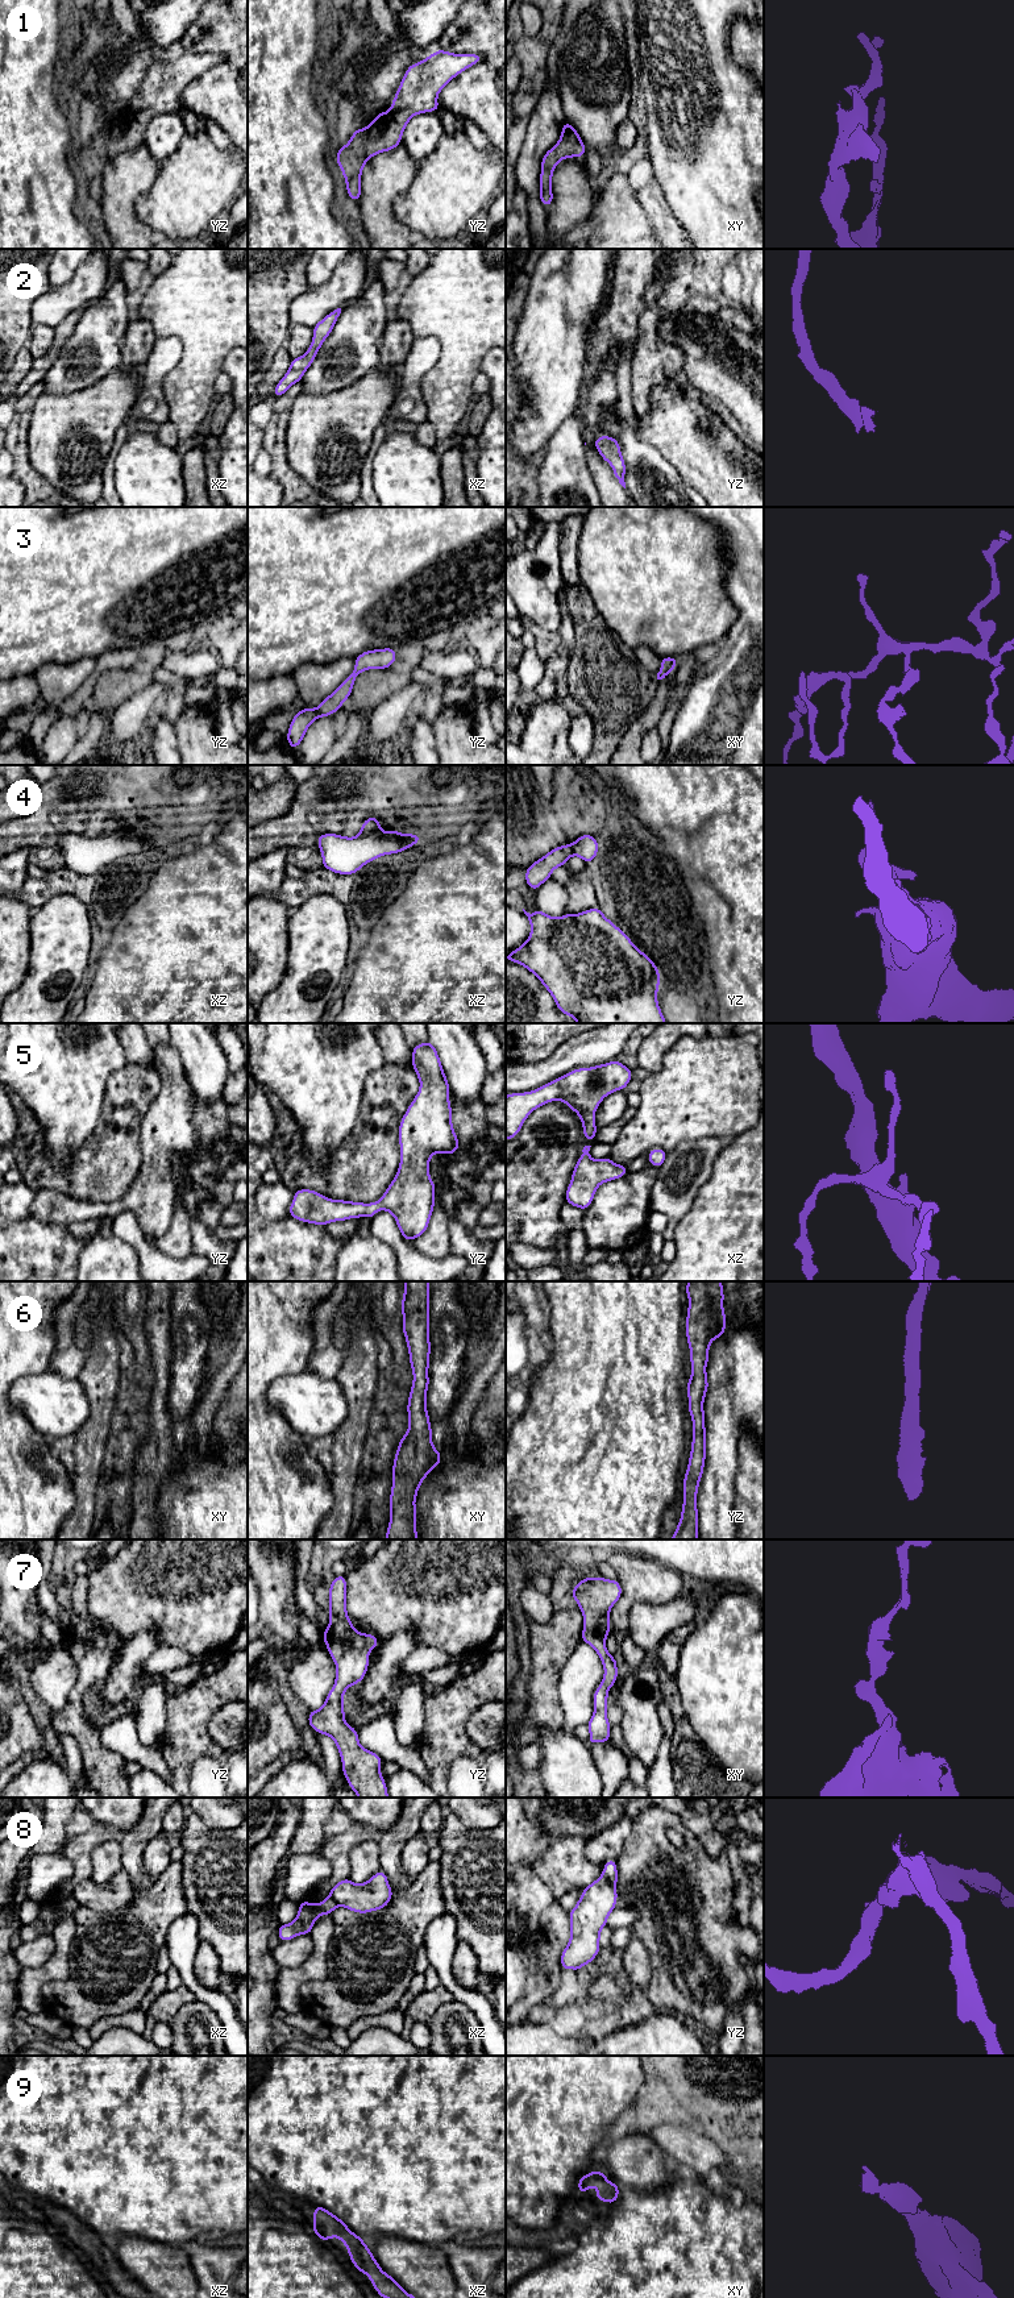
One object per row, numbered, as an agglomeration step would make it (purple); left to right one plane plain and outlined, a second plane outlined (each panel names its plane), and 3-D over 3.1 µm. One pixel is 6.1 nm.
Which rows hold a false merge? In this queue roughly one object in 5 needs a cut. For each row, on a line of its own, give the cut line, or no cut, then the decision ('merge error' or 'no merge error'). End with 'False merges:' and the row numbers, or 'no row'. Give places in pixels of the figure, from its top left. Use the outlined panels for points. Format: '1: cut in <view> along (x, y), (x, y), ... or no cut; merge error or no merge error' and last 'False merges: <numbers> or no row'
1: no cut; no merge error
2: no cut; no merge error
3: no cut; no merge error
4: cut in xz along (378, 830), (360, 835); merge error
5: no cut; no merge error
6: no cut; no merge error
7: no cut; no merge error
8: cut in yz along (603, 1873), (614, 1886); merge error
9: no cut; no merge error
False merges: 4, 8

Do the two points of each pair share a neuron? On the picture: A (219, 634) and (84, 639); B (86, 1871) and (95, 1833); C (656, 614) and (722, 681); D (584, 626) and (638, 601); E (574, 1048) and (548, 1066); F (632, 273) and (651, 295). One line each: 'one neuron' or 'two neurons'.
A: two neurons
B: one neuron
C: two neurons
D: two neurons
E: one neuron
F: two neurons

